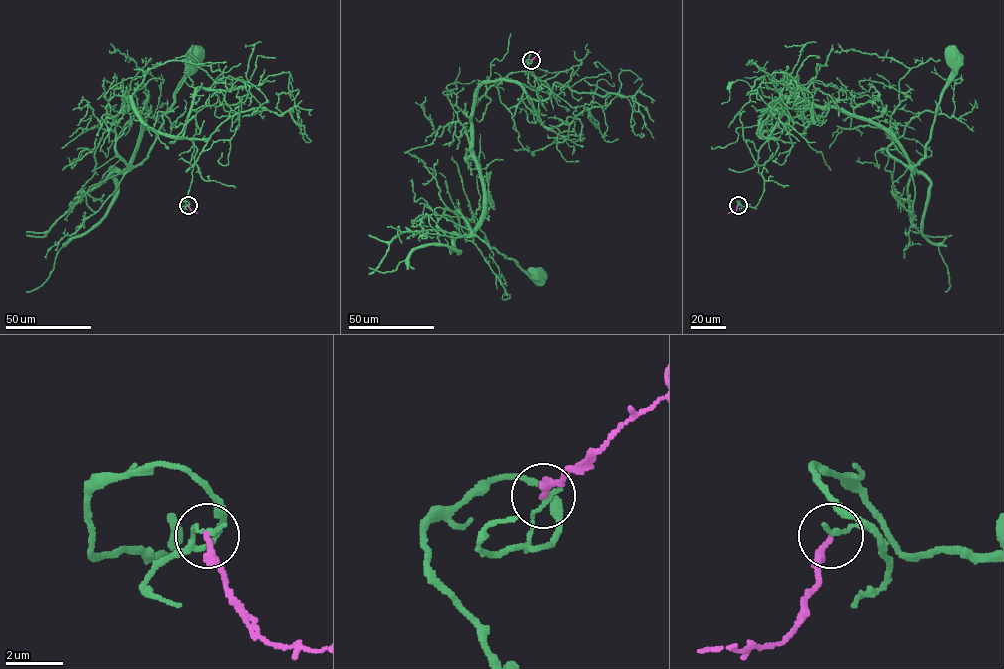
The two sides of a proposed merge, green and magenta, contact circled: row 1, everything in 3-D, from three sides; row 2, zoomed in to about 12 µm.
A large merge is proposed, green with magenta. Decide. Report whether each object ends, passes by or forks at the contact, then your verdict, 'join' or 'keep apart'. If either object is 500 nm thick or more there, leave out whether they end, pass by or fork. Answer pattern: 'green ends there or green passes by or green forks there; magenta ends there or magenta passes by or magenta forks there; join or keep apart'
green ends there; magenta ends there; keep apart

